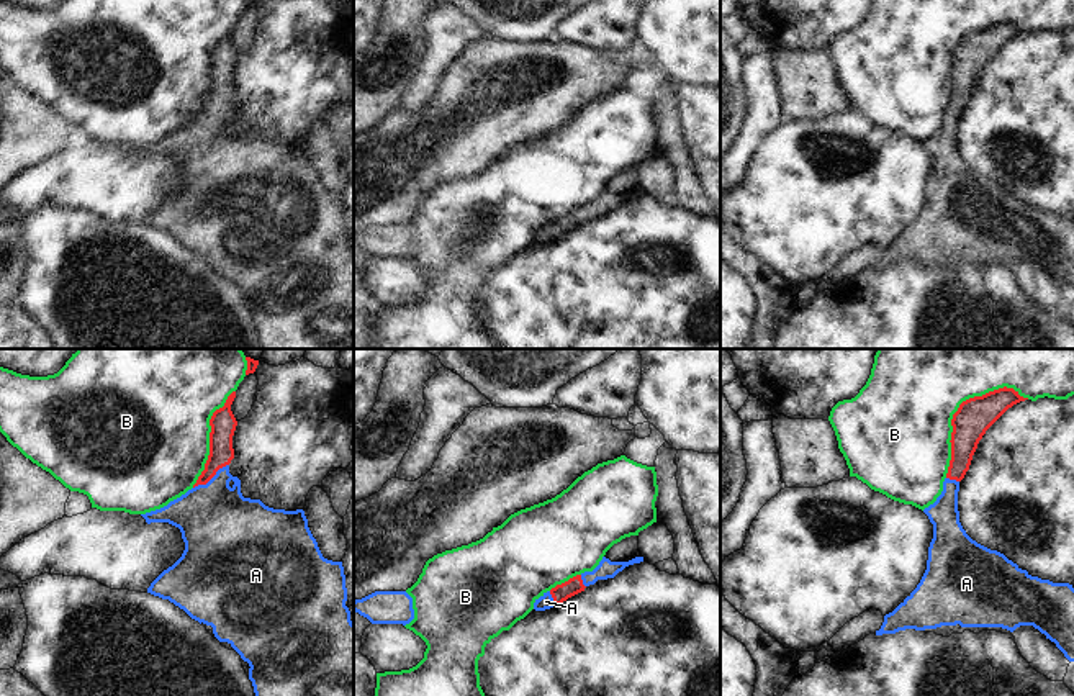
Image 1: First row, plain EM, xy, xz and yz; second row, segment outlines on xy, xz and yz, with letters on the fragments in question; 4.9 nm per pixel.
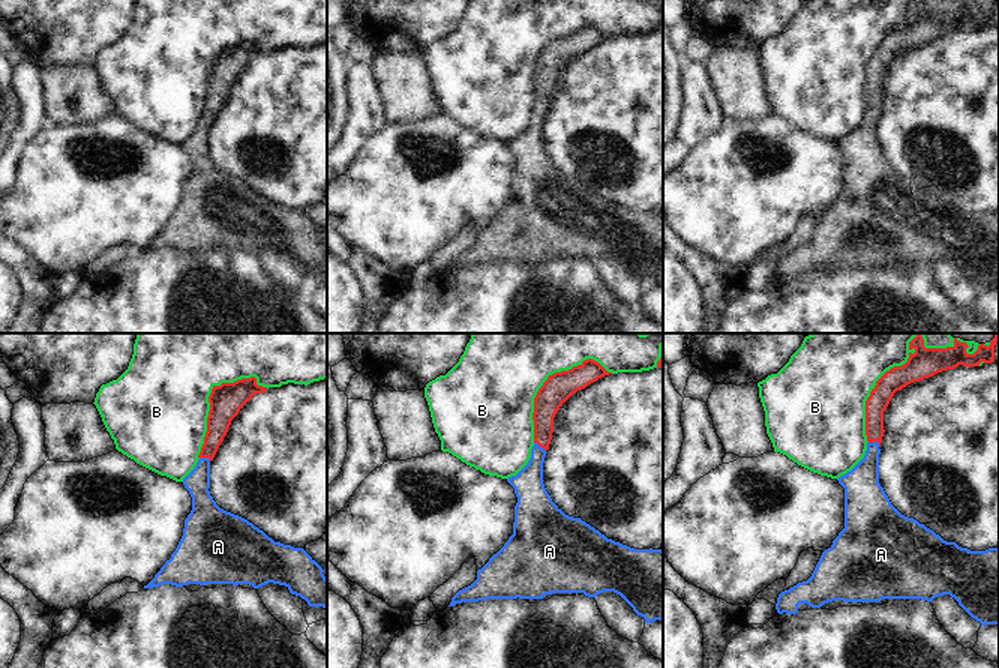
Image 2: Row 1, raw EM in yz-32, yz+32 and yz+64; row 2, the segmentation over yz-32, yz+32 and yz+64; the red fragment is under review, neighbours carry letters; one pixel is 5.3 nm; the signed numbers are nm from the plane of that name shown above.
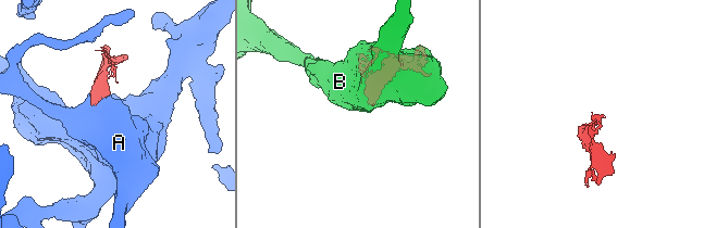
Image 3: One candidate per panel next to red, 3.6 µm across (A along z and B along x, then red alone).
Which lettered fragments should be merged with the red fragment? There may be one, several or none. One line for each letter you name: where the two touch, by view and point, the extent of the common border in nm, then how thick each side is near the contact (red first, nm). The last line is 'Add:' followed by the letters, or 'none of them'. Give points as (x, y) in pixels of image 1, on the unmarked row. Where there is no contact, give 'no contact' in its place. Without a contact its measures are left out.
A: meets red in xy at (210, 112); contact 220 nm long; 120 nm thick on the red side, 380 nm on the other
Add: A

